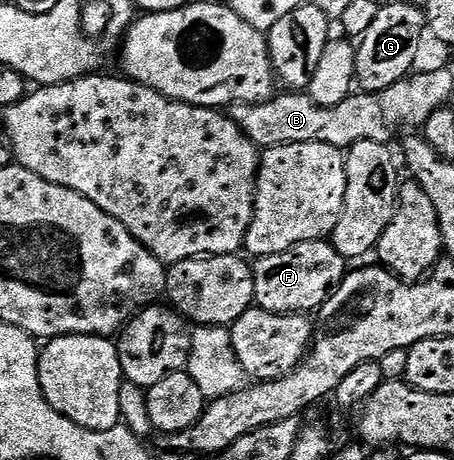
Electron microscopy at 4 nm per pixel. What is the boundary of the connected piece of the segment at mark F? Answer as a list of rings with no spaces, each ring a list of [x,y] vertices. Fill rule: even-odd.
[[[331,241],[294,244],[286,252],[274,252],[274,256],[255,259],[255,305],[275,314],[303,314],[319,311],[320,307],[344,279],[346,260],[332,247]],[[312,310],[312,311],[308,311]]]

